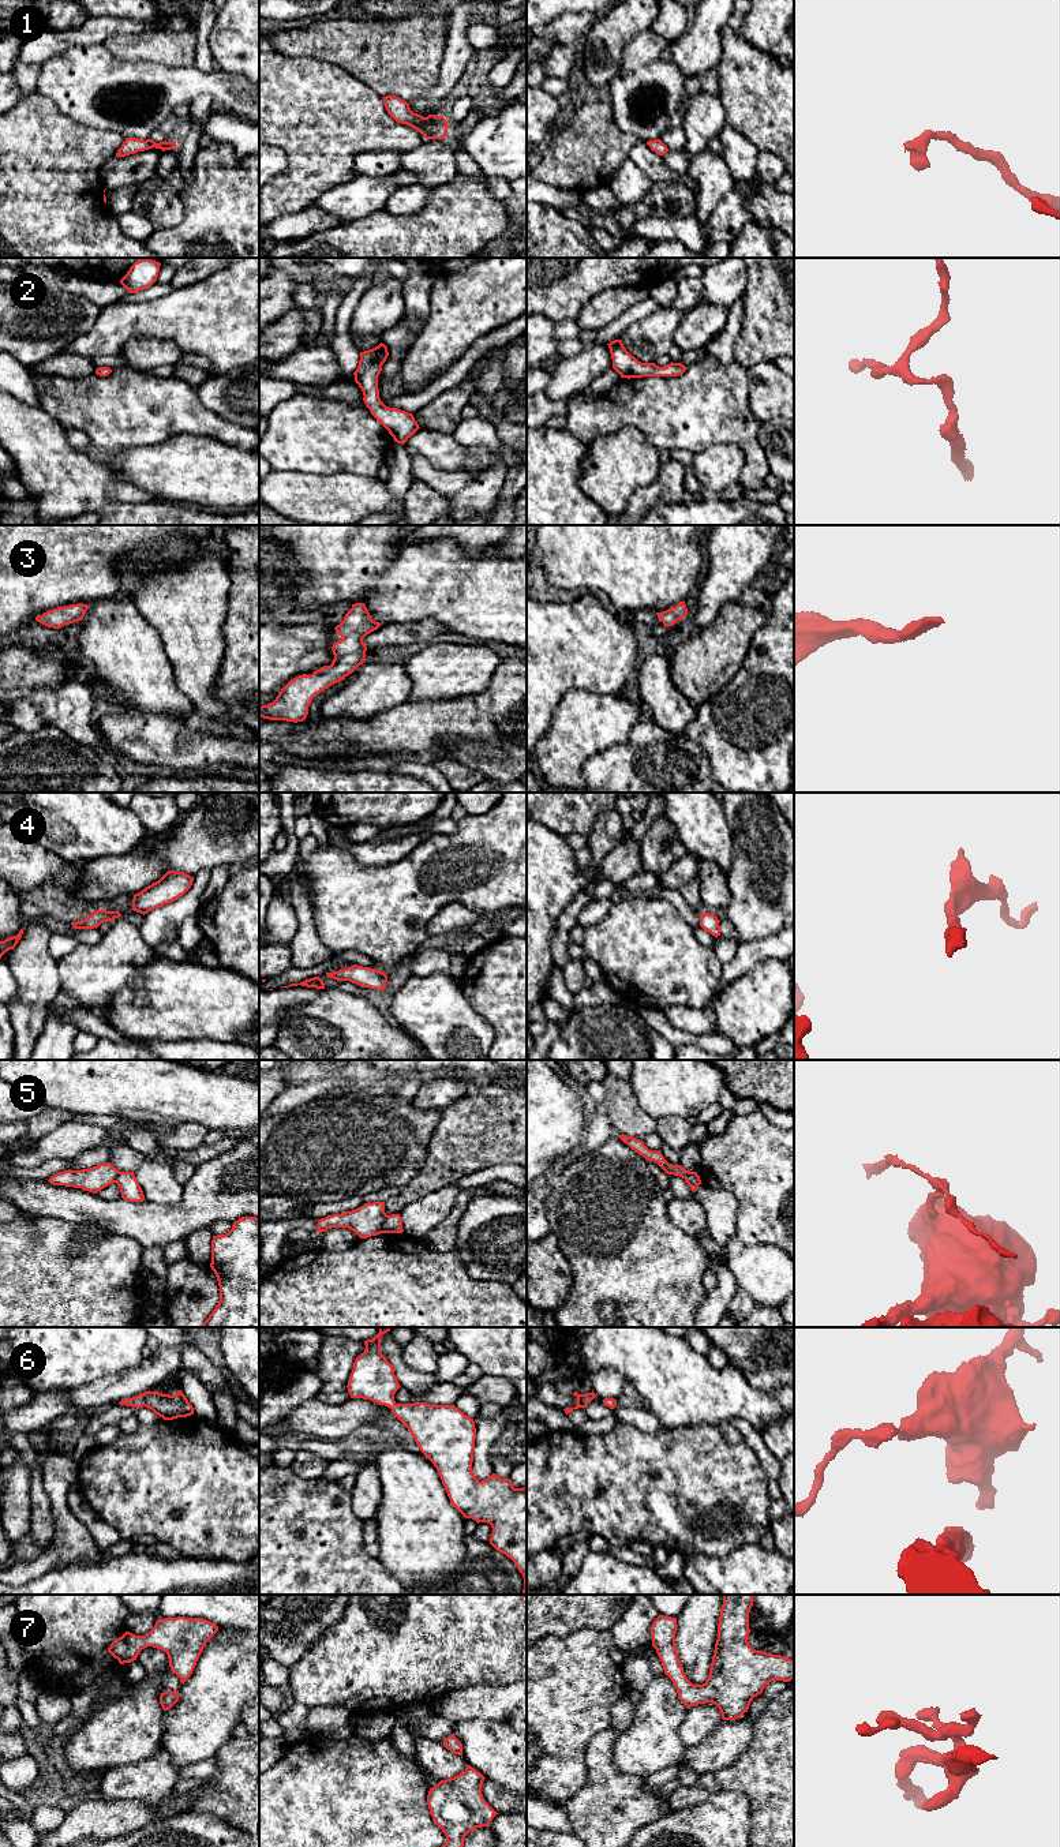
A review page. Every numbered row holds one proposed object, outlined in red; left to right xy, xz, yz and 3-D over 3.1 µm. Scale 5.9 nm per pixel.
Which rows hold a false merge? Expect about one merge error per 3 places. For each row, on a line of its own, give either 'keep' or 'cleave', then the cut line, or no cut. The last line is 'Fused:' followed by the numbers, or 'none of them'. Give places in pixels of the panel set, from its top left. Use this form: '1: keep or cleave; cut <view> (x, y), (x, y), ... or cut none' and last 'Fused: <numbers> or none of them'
1: keep; cut none
2: keep; cut none
3: keep; cut none
4: keep; cut none
5: cleave; cut xz (388, 1216), (382, 1232)
6: keep; cut none
7: keep; cut none
Fused: 5

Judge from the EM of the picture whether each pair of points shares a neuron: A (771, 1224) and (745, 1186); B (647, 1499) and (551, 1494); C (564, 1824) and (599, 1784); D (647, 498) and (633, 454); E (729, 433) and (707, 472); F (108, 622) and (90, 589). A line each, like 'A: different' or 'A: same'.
A: same
B: same
C: different
D: different
E: different
F: different

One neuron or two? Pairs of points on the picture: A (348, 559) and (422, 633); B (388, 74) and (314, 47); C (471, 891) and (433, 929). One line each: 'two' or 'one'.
A: two
B: one
C: two

